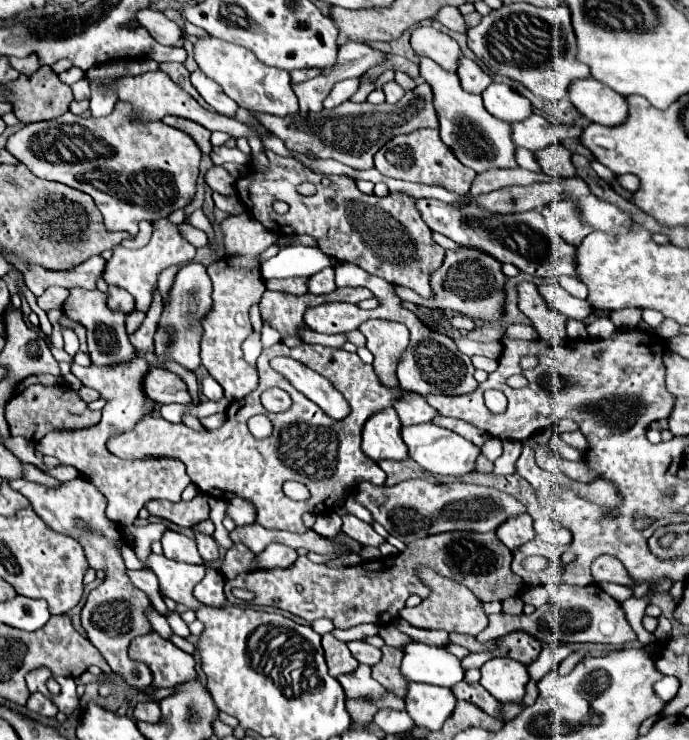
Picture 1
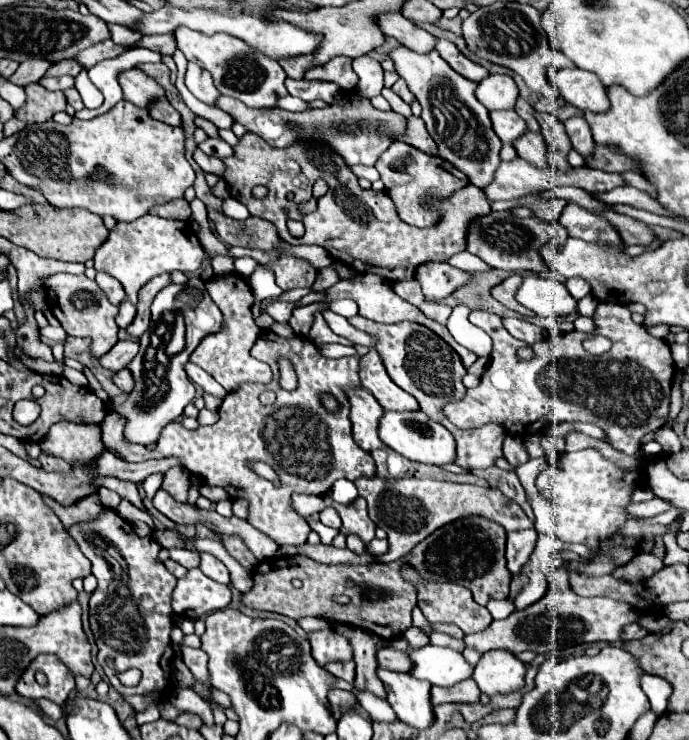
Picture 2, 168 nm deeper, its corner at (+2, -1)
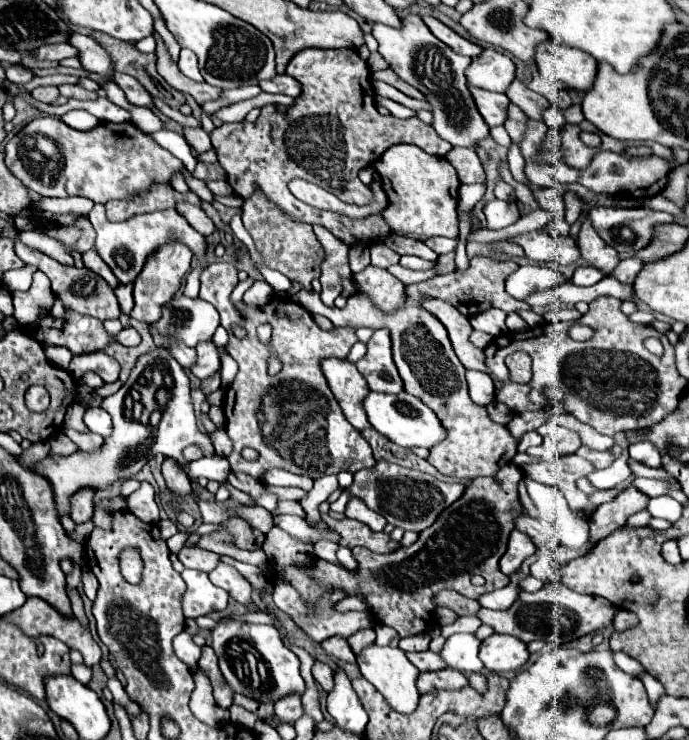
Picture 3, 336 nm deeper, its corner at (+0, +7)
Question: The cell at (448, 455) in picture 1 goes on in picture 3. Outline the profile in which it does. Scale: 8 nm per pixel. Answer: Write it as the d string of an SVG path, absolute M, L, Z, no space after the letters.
M370 392L364 400L364 410L368 414L372 428L398 446L432 448L432 446L436 446L436 442L442 442L446 438L446 428L442 426L438 416L420 398L414 398L408 392L400 392L400 394Z

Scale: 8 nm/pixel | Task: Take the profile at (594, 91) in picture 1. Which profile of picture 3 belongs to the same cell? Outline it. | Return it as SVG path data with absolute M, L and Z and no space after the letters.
M548 40L536 48L536 64L542 76L564 82L570 90L586 92L594 86L598 62L590 54Z

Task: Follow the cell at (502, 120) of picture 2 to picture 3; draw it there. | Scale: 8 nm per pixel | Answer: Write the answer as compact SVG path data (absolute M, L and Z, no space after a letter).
M470 88L470 92L488 126L502 126L506 122L506 106L508 106L506 94L496 94L480 88Z

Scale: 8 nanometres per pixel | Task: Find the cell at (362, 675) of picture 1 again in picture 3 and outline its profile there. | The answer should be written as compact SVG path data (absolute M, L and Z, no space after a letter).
M334 636L334 638L326 638L322 642L322 648L326 654L330 654L334 660L340 660L340 662L348 662L348 664L354 664L356 662L356 656L354 652L350 650L348 642L340 636Z

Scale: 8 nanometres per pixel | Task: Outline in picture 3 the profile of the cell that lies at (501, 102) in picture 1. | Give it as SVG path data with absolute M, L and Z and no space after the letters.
M486 48L478 58L472 60L466 70L466 78L470 86L490 92L506 92L510 82L516 78L516 66L508 56L496 52L494 48Z

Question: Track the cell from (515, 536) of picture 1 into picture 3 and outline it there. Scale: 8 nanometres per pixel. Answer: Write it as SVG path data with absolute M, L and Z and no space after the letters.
M512 530L510 534L510 542L508 542L508 550L500 560L500 570L510 576L512 572L516 572L520 568L520 564L530 558L536 552L534 542L530 542L526 538L526 534L522 534L520 530Z

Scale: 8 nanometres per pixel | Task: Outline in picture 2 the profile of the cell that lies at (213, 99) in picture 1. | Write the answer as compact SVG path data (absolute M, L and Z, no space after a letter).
M188 62L184 82L186 82L186 88L188 88L198 100L202 100L202 102L206 102L206 104L210 104L210 106L212 106L212 104L216 102L216 98L220 96L218 90L214 88L214 84L212 84L212 76L208 76L206 70L202 70L200 66L196 66L196 64L192 64L192 62Z

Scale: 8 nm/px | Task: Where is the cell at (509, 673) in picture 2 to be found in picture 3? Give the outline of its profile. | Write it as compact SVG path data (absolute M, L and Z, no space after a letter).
M492 634L482 642L480 660L488 672L504 674L504 672L516 672L528 662L528 650L526 644L512 636Z

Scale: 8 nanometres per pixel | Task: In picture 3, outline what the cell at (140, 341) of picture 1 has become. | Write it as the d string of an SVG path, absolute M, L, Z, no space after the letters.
M170 242L162 246L160 250L156 250L146 260L146 266L140 272L140 276L134 280L134 302L136 304L134 304L134 310L130 312L130 318L142 320L146 324L152 324L154 320L158 320L160 308L172 300L172 296L178 292L182 284L182 276L186 276L186 272L190 270L190 260L192 260L192 252L188 250L188 246L182 246L180 242Z

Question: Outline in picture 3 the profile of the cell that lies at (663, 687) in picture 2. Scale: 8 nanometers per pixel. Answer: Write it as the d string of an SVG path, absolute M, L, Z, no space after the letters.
M614 652L614 662L618 662L618 666L620 666L624 672L628 672L628 674L632 674L632 676L636 676L636 678L646 672L638 660L634 660L634 658L630 658L630 656L622 654L622 652Z

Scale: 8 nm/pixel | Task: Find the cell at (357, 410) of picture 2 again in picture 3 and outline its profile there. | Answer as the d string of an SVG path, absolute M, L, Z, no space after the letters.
M328 358L322 362L322 372L346 420L360 432L370 428L370 422L366 422L366 412L362 410L362 398L366 398L370 388L366 386L366 380L356 370L356 366L348 360Z

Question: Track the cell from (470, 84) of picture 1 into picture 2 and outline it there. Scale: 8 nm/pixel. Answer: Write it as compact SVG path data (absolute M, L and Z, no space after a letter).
M438 38L438 40L436 40L436 50L438 50L438 54L440 54L458 74L462 74L462 76L466 76L466 78L472 78L474 82L480 82L482 78L488 76L488 70L486 70L484 66L468 60L452 42L448 42L448 40L444 40L444 38Z

